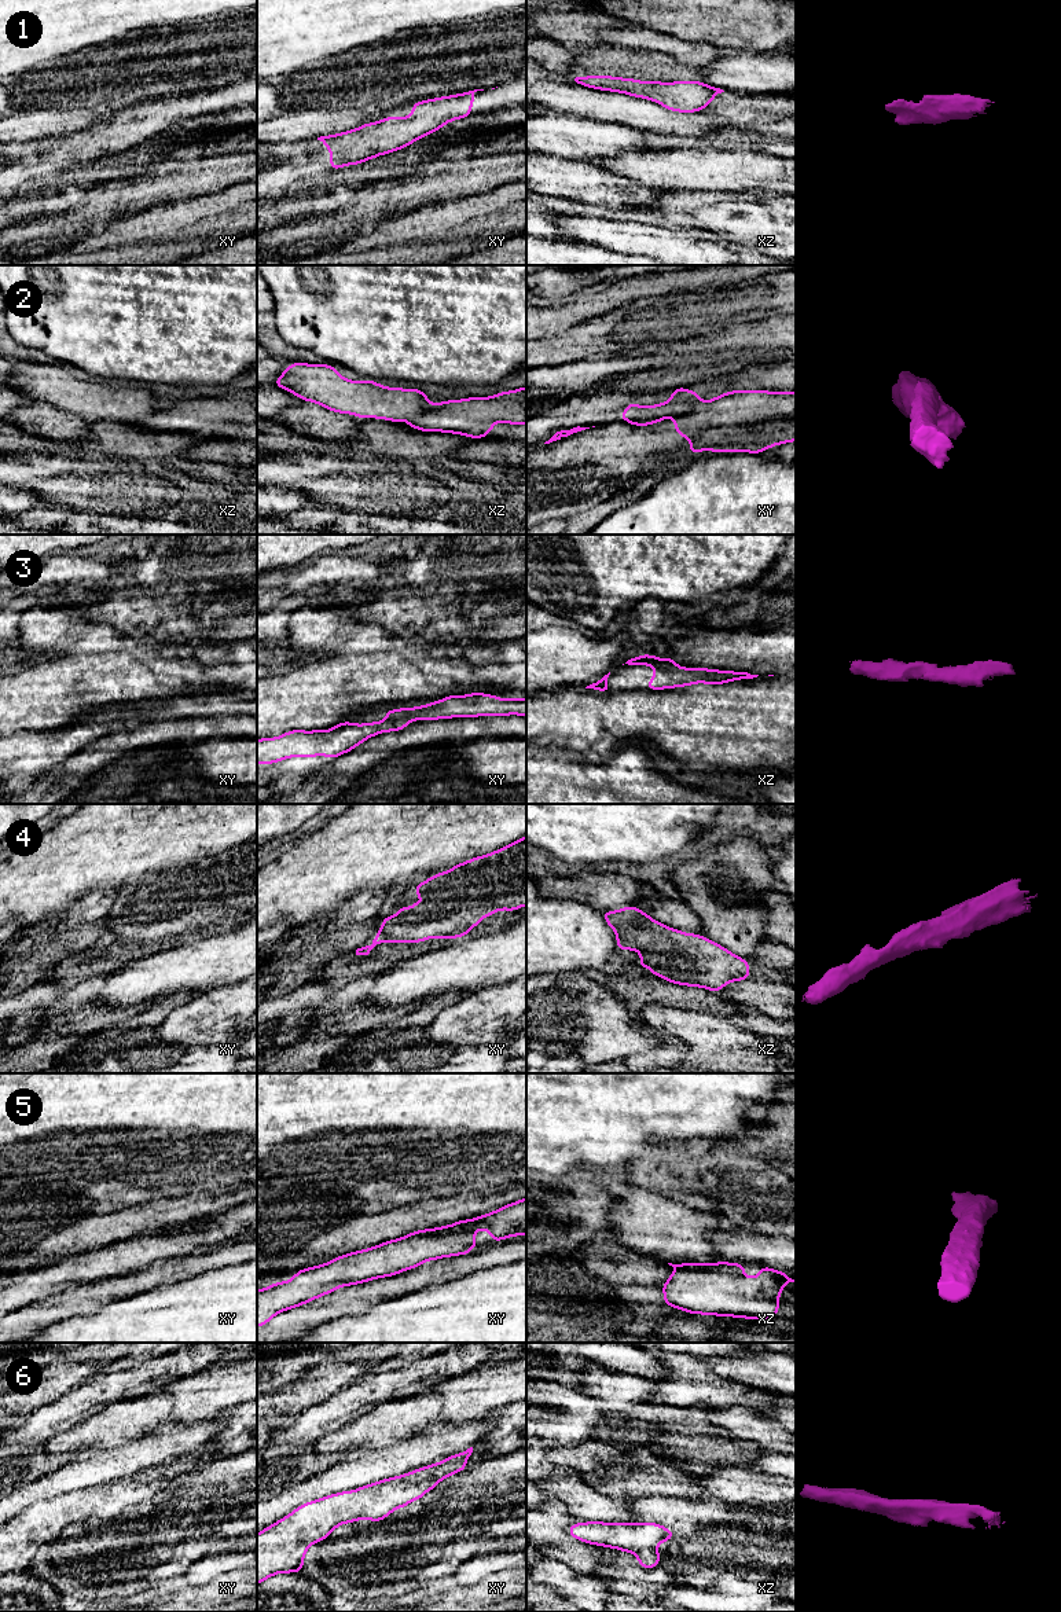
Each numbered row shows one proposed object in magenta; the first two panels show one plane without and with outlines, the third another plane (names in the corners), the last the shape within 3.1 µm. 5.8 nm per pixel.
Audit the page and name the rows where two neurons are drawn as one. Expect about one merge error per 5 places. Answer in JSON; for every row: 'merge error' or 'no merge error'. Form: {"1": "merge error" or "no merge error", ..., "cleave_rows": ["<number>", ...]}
{"1": "no merge error", "2": "merge error", "3": "no merge error", "4": "no merge error", "5": "no merge error", "6": "no merge error", "cleave_rows": ["2"]}

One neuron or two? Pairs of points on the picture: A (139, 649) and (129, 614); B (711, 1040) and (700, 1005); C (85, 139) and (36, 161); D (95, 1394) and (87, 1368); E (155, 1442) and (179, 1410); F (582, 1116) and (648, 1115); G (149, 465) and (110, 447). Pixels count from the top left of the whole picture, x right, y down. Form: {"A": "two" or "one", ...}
{"A": "two", "B": "two", "C": "one", "D": "two", "E": "two", "F": "one", "G": "two"}

